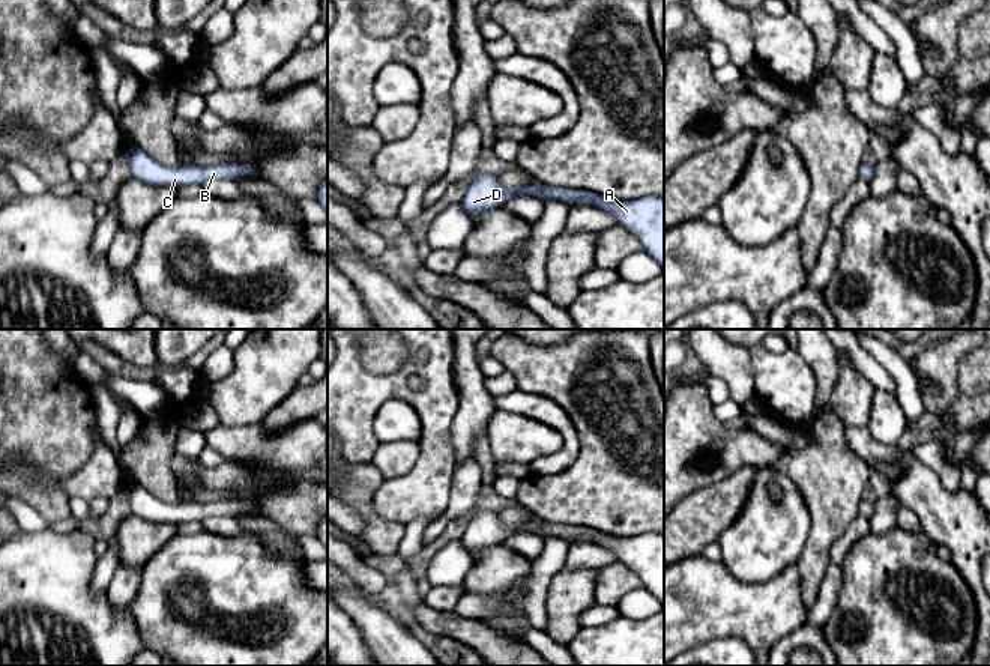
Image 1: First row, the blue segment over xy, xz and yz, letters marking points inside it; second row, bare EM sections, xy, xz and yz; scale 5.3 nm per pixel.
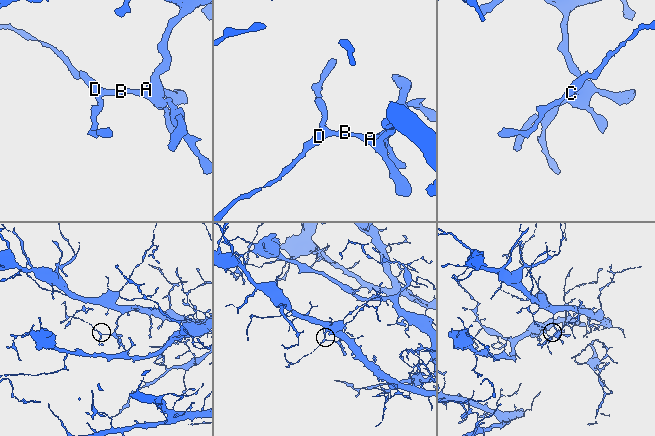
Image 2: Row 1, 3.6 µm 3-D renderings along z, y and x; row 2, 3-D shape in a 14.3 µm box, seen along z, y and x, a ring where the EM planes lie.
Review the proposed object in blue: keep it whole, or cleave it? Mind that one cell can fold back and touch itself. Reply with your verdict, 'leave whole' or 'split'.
leave whole

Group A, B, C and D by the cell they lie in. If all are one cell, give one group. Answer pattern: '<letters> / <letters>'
A B C D

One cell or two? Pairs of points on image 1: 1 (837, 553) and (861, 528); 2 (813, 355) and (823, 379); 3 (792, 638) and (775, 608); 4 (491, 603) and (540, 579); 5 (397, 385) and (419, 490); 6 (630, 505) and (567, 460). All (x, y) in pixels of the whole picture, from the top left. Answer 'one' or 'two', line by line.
1: one
2: one
3: two
4: one
5: one
6: two

